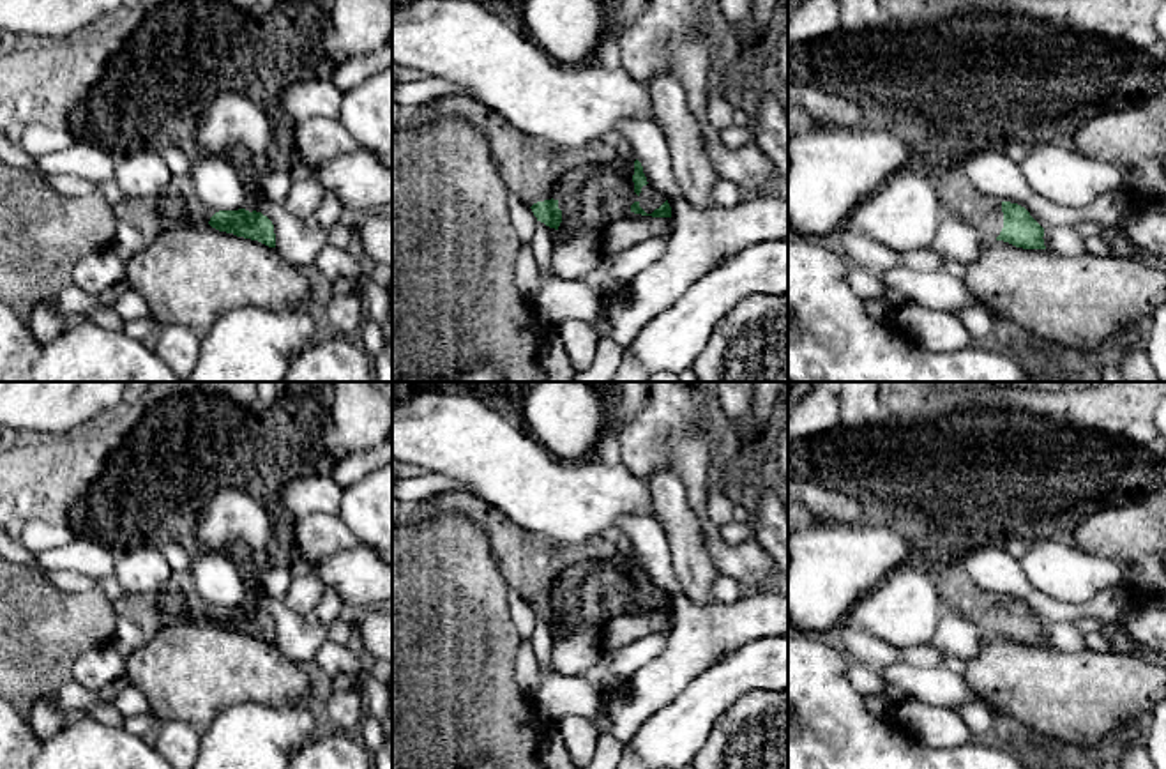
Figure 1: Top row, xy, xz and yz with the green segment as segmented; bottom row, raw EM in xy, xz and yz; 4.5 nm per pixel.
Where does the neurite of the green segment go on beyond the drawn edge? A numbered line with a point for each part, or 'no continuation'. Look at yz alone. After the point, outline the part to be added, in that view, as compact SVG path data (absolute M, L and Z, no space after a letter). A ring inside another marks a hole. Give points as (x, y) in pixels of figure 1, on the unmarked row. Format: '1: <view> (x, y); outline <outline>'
1: yz (960, 594); outline M940 564L936 585L947 610L958 612L995 636L1003 624L1002 599L986 592L966 575L961 564Z

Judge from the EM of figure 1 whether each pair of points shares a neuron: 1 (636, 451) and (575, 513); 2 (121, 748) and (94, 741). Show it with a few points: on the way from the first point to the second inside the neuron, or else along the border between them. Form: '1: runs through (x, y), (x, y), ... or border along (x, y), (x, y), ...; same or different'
1: border along (620, 464), (645, 481); different
2: runs through (113, 748), (101, 748); same

